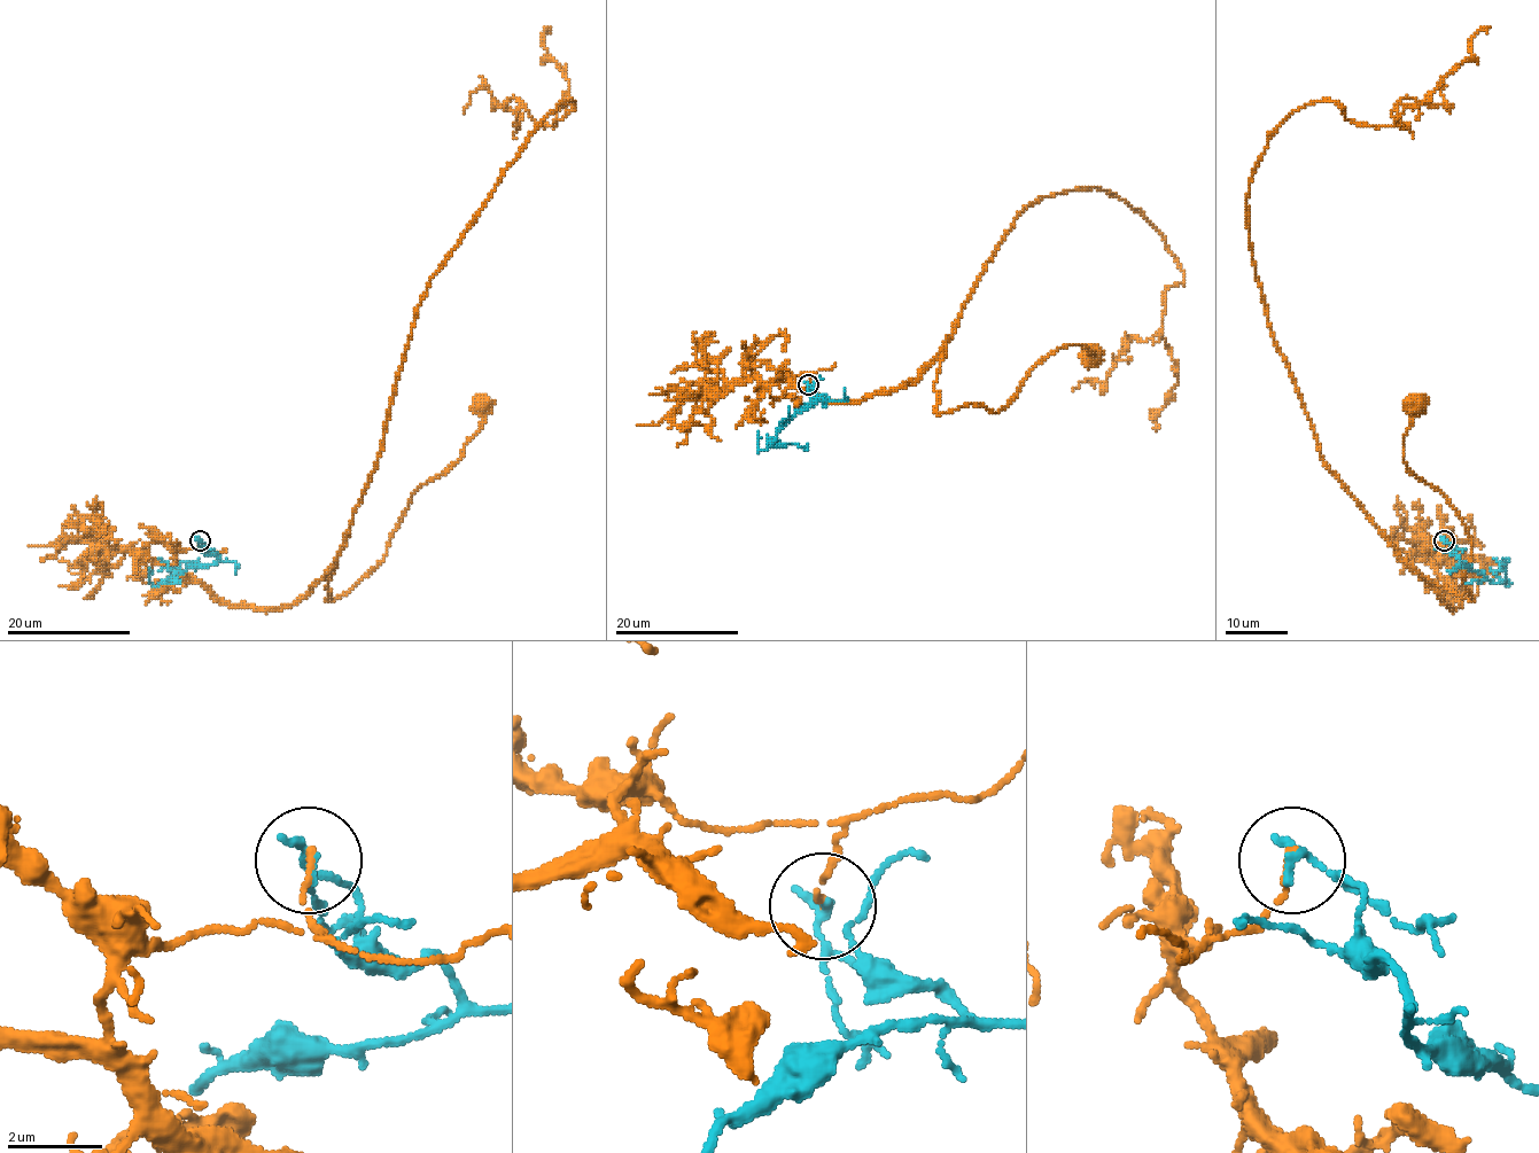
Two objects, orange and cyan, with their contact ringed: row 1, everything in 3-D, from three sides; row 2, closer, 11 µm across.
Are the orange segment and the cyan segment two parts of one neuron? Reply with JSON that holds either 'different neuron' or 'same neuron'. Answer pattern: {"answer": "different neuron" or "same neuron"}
{"answer": "different neuron"}

